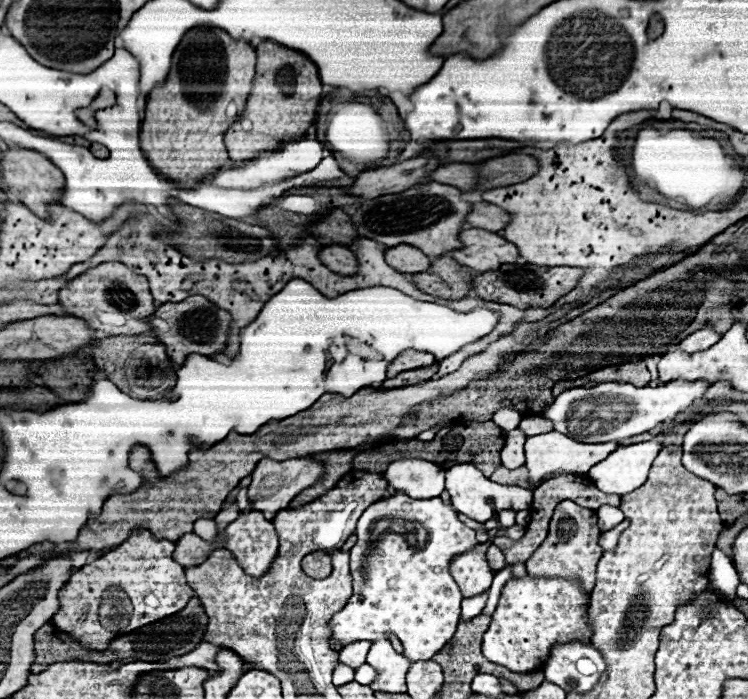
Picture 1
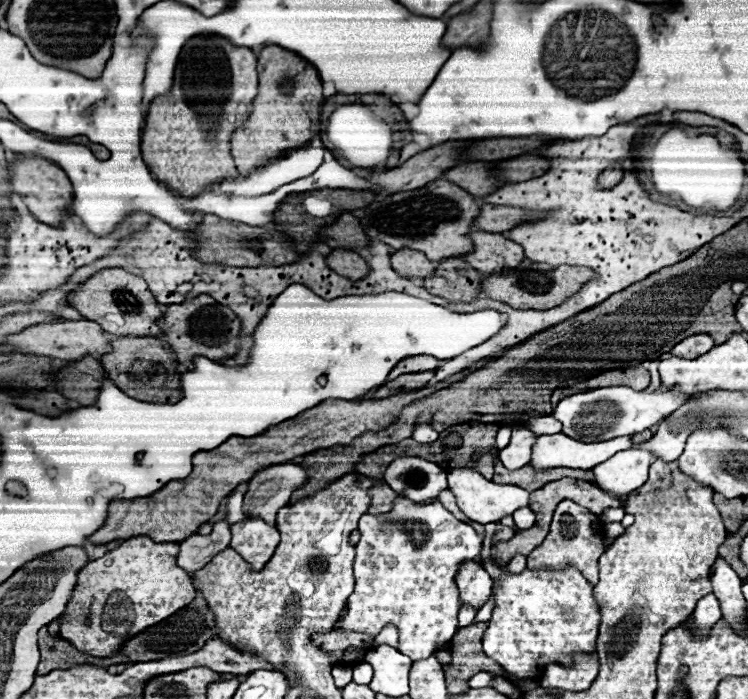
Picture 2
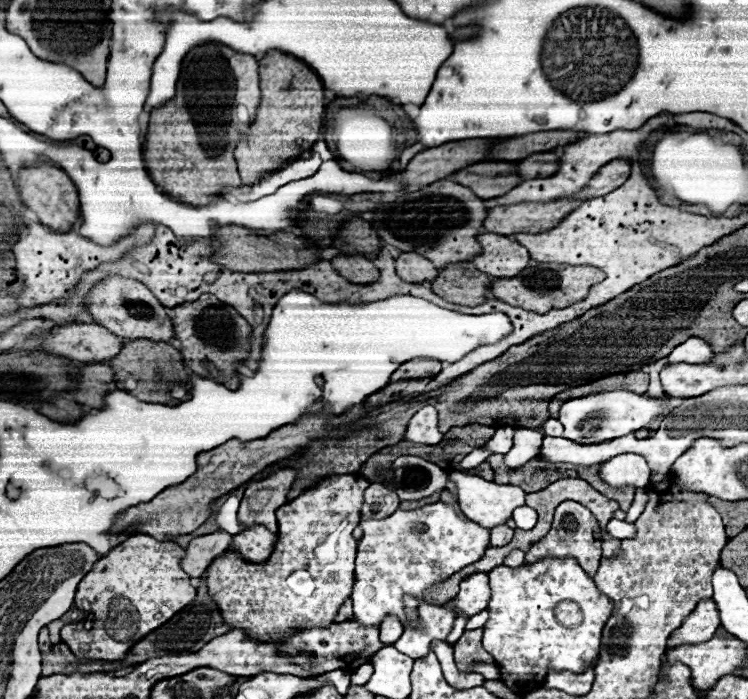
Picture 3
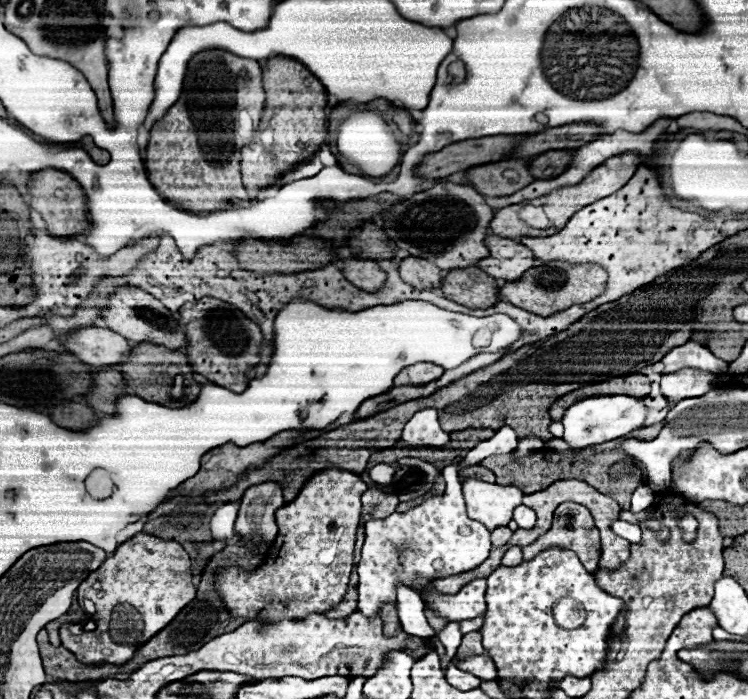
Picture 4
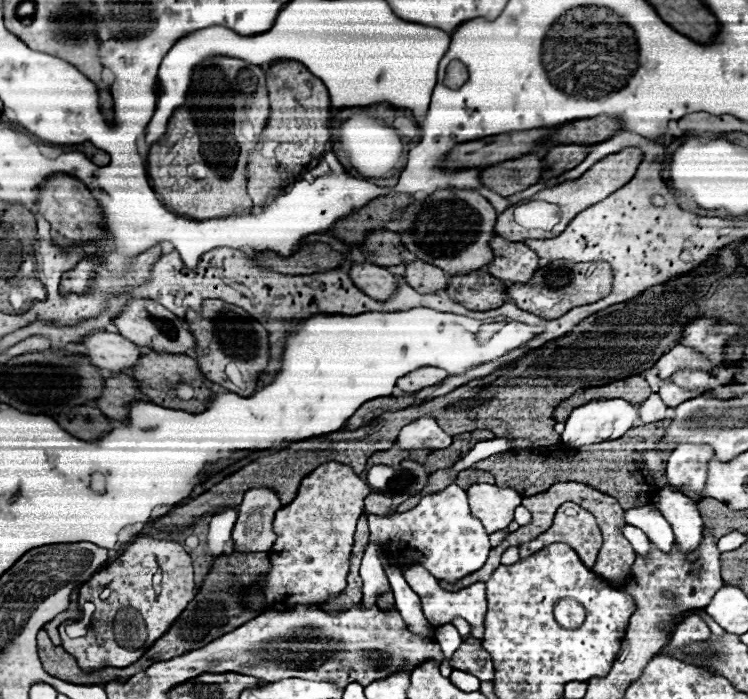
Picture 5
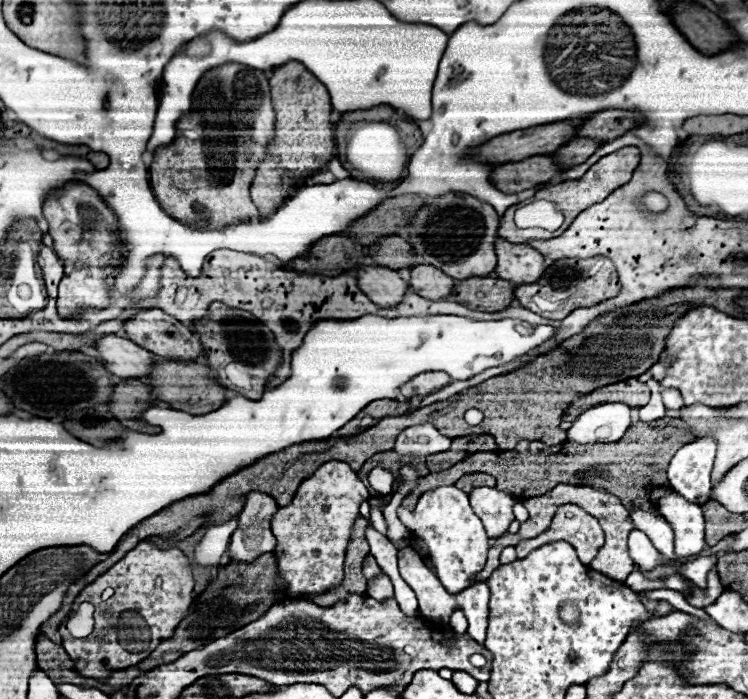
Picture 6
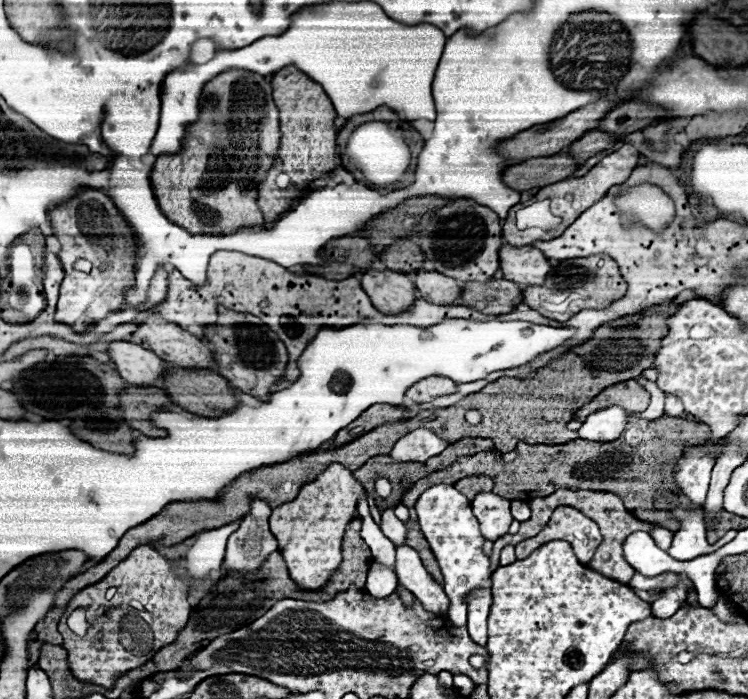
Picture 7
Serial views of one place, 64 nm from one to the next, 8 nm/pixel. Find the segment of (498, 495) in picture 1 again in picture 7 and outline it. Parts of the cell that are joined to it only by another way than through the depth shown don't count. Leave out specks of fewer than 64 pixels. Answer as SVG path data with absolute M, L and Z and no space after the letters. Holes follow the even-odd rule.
M480 492L472 500L472 510L480 522L486 540L494 542L502 534L508 534L508 528L514 520L510 514L510 500L494 492Z

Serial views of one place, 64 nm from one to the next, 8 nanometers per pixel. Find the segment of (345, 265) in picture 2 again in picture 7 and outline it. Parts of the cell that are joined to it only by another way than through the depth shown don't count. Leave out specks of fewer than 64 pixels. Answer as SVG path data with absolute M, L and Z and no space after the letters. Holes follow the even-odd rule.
M366 270L362 274L362 290L384 314L400 314L408 310L416 298L414 282L394 270Z

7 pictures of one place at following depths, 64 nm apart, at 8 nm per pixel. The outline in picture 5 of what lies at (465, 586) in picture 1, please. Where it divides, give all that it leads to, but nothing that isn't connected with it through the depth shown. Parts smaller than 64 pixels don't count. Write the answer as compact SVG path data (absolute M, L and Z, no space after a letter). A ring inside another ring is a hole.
M418 564L404 566L402 574L404 574L406 582L410 584L410 588L420 596L422 610L424 610L424 614L430 620L432 626L444 626L444 624L450 624L454 618L464 618L472 626L472 636L482 638L482 634L484 634L484 616L486 616L486 584L484 582L470 584L470 586L458 590L458 592L446 592L446 590L440 588L439 581L425 568L420 568Z

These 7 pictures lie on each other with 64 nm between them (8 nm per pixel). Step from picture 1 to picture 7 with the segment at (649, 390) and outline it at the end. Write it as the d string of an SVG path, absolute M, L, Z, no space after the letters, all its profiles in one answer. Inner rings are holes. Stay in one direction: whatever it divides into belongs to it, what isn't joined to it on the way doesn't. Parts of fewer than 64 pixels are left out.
M620 406L596 410L582 422L582 426L578 428L578 436L590 442L612 442L624 432L628 418L630 414Z

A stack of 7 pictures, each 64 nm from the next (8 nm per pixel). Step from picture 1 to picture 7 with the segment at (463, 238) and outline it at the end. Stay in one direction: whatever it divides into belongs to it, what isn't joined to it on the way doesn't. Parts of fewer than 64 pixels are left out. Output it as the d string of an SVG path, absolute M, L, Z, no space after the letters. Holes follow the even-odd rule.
M504 242L500 248L500 272L502 278L514 280L522 286L544 284L544 278L550 272L550 262L540 250L532 246L514 248Z

